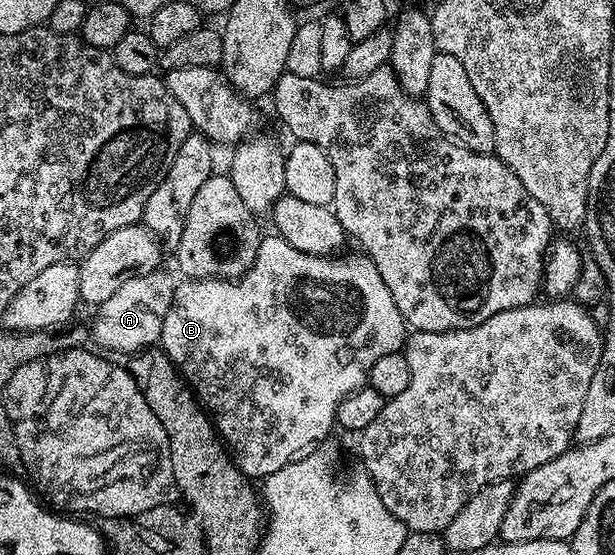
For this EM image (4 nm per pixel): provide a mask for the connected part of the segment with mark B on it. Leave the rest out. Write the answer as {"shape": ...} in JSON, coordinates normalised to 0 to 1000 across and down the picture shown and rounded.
{"shape":[[[455,425],[426,427],[415,476],[390,501],[311,501],[286,510],[281,526],[281,546],[265,577],[260,629],[281,650],[294,668],[296,681],[307,692],[322,724],[337,741],[361,798],[369,805],[379,834],[398,852],[407,865],[428,865],[468,832],[491,823],[504,807],[530,795],[537,787],[535,773],[543,773],[548,737],[564,712],[585,703],[600,686],[603,661],[610,649],[621,641],[647,636],[657,625],[662,607],[659,573],[642,555],[642,541],[636,541],[636,526],[629,526],[629,512],[623,512],[623,497],[616,497],[616,483],[592,456],[556,461],[530,461],[527,458],[501,458],[486,454],[486,447],[473,447],[467,432]]]}

